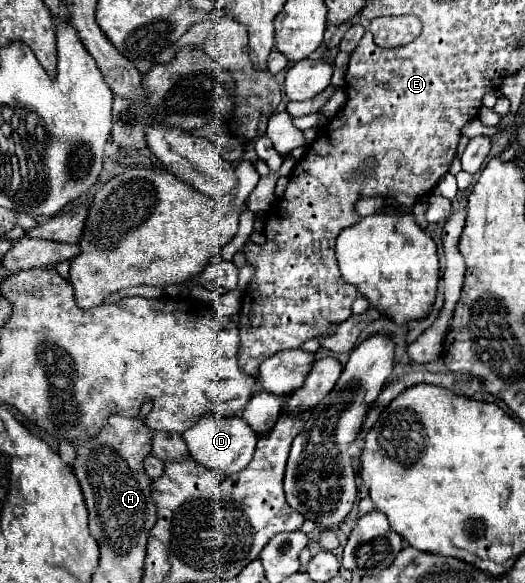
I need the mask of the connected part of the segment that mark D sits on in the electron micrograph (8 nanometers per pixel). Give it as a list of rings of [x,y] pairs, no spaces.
[[[203,414],[203,418],[195,422],[195,426],[191,426],[189,430],[183,432],[183,438],[187,442],[191,456],[199,464],[219,470],[221,474],[235,474],[235,472],[243,470],[249,464],[249,460],[253,458],[255,442],[257,442],[257,434],[253,434],[253,428],[243,418],[239,418],[239,416],[221,418],[217,414]]]

